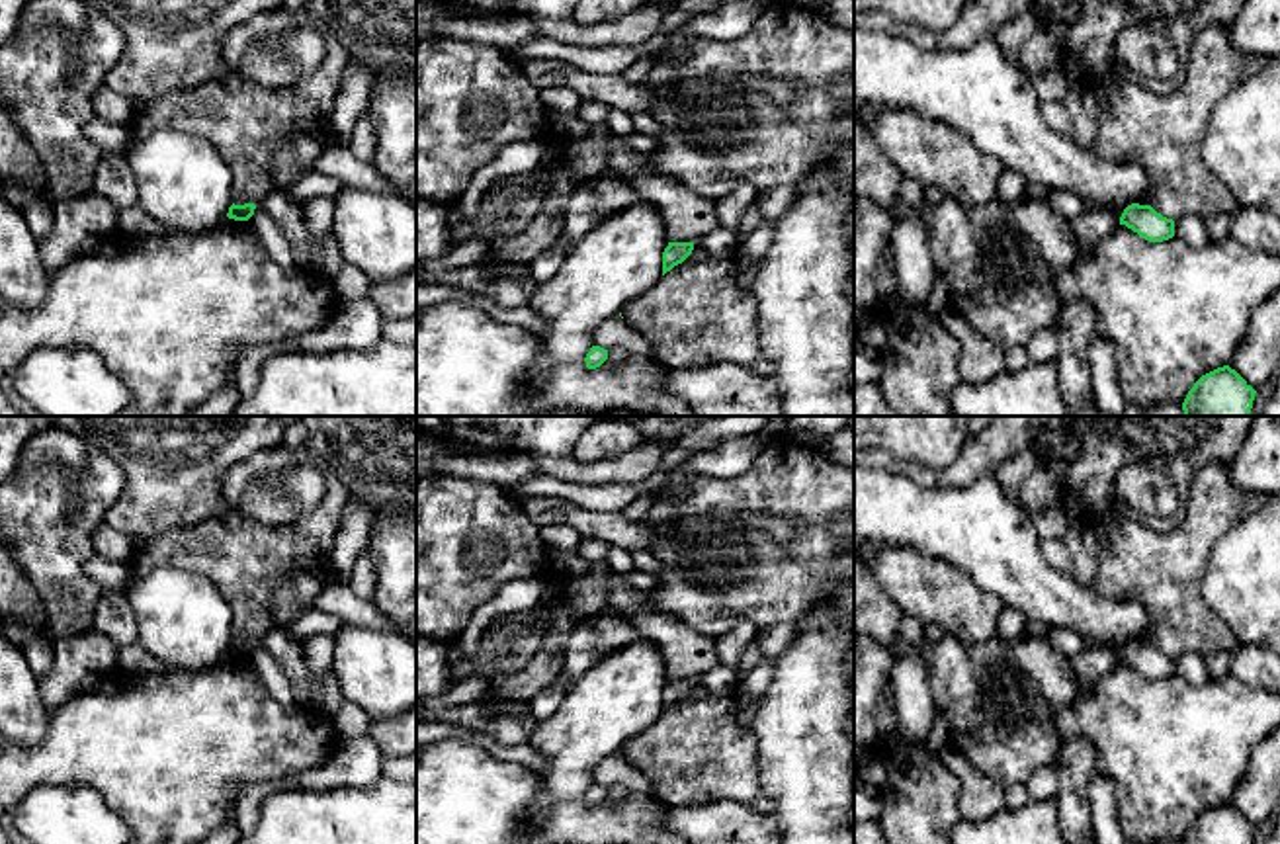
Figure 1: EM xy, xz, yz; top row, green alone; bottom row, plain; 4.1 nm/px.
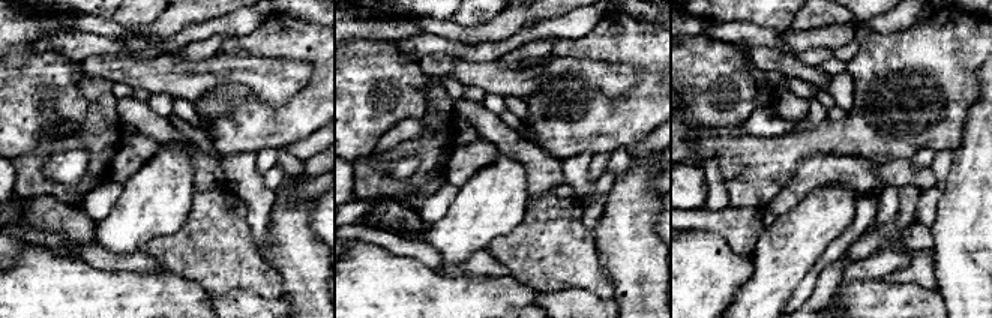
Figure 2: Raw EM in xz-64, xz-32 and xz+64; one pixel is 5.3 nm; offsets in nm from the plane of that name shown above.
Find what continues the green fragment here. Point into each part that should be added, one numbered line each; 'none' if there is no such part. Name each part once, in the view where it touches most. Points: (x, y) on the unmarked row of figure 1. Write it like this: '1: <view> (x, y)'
none

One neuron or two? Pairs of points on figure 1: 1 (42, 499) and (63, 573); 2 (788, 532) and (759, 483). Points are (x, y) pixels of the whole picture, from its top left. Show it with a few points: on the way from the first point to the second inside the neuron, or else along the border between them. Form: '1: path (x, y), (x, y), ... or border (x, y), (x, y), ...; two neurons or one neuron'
1: path (47, 516), (51, 555); one neuron
2: border (739, 518), (745, 514), (794, 516), (804, 528); two neurons

